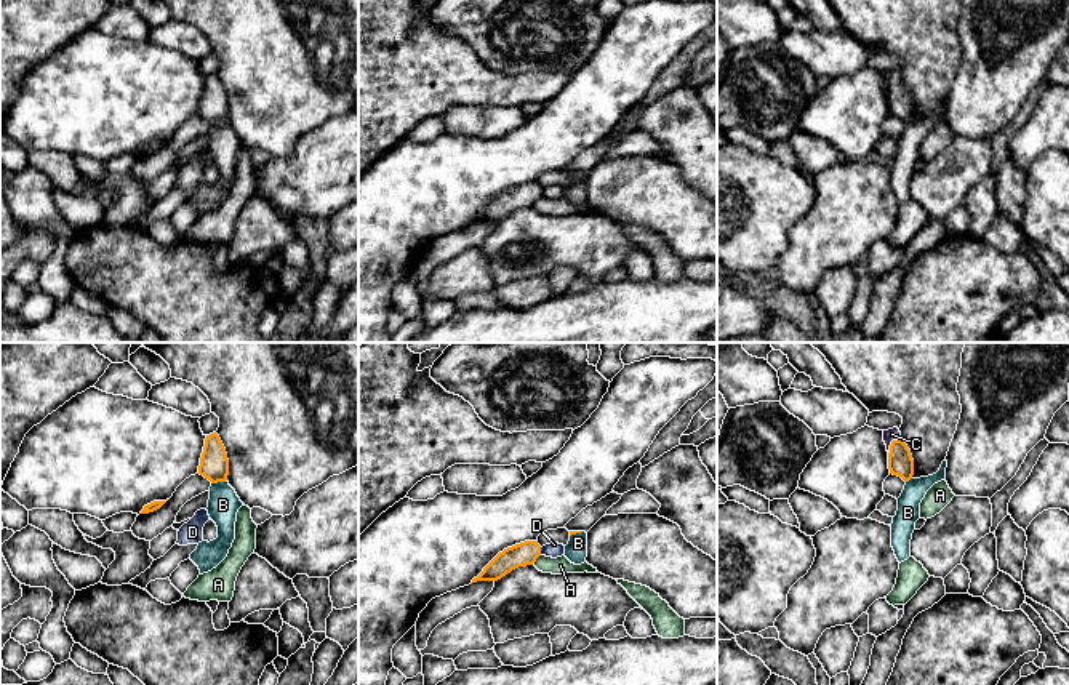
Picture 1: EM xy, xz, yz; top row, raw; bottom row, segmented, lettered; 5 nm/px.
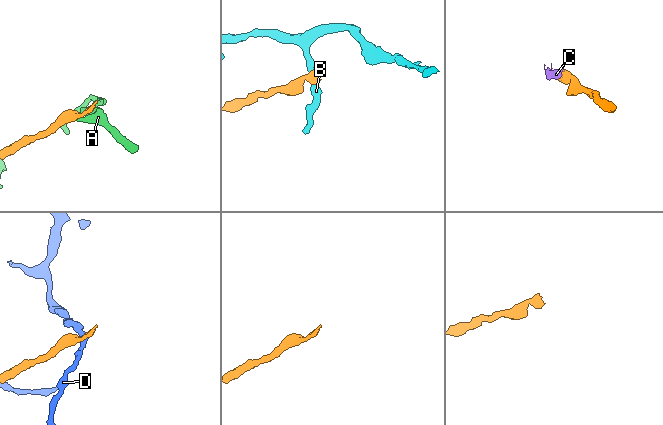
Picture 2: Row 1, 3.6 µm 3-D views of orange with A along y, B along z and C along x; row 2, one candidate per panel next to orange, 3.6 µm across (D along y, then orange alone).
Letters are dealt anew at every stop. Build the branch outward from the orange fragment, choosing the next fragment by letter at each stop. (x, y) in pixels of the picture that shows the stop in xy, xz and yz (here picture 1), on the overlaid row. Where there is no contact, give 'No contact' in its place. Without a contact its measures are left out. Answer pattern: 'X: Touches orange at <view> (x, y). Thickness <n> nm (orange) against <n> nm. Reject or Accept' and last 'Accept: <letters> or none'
A: Touches orange at xz (536, 557). Thickness 120 nm (orange) against 90 nm. Reject
B: Touches orange at xy (218, 480). Thickness 140 nm (orange) against 160 nm. Reject
C: Touches orange at yz (892, 444). Thickness 130 nm (orange) against 60 nm. Accept
D: Touches orange at xz (540, 551). Thickness 120 nm (orange) against 70 nm. Reject
Accept: C

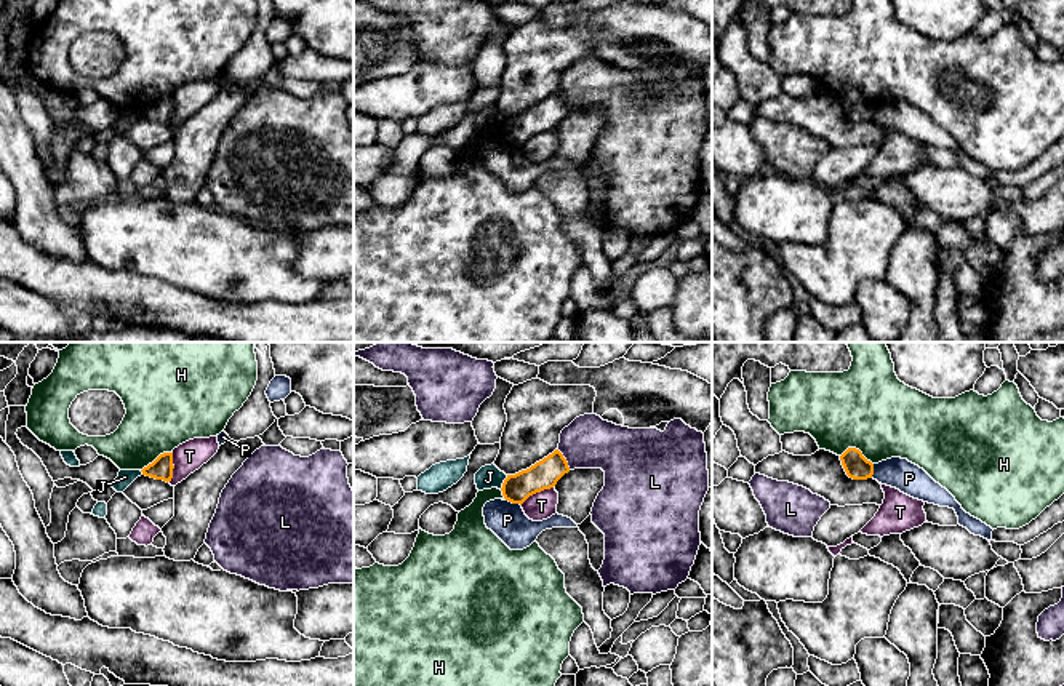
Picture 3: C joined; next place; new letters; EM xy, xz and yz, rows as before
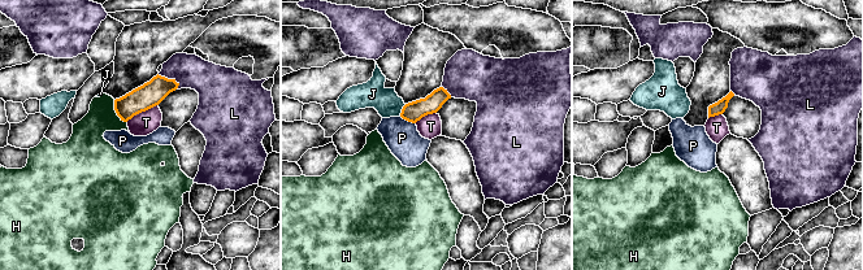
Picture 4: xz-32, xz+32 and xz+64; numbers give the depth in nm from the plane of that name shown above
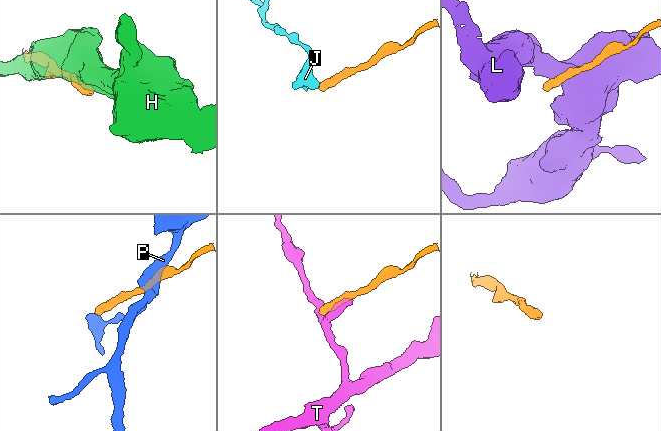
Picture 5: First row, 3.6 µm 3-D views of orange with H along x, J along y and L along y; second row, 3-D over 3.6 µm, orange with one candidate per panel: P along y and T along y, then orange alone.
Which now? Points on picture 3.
H: Touches orange at yz (855, 448). Thickness 120 nm (orange) against 420 nm. Reject
J: Touches orange at xz (504, 482). Thickness 150 nm (orange) against 120 nm. Reject
L: Touches orange at xz (565, 459). Thickness 140 nm (orange) against 260 nm. Reject
P: Touches orange at xz (514, 502). Thickness 150 nm (orange) against 180 nm. Reject
T: Touches orange at xy (173, 467). Thickness 110 nm (orange) against 150 nm. Reject
Accept: none

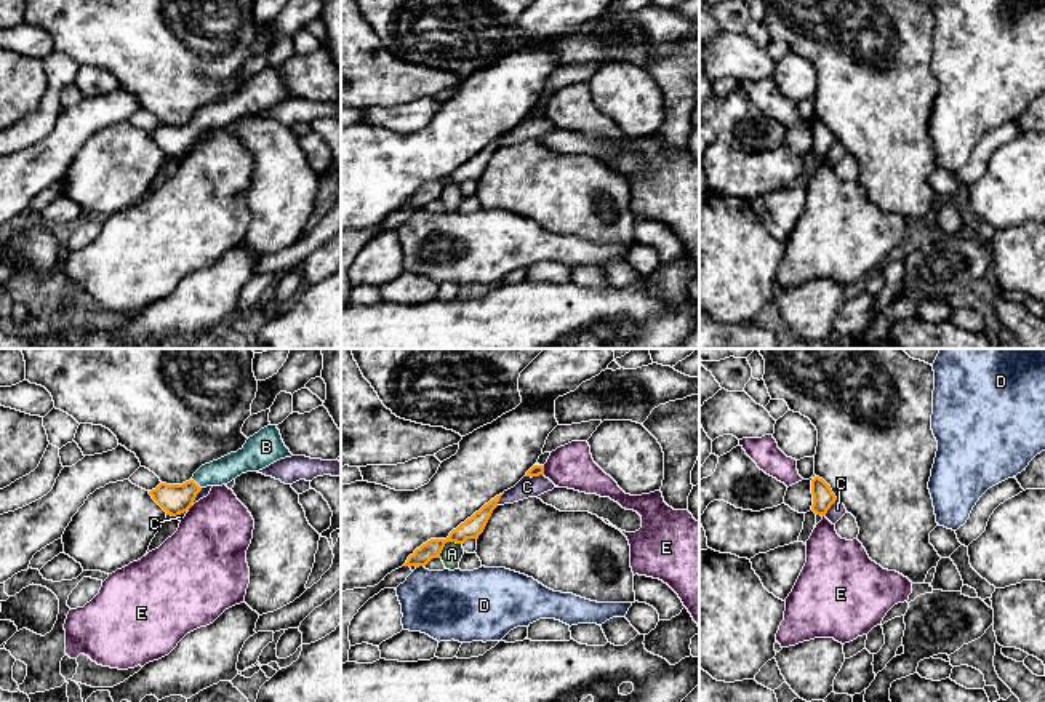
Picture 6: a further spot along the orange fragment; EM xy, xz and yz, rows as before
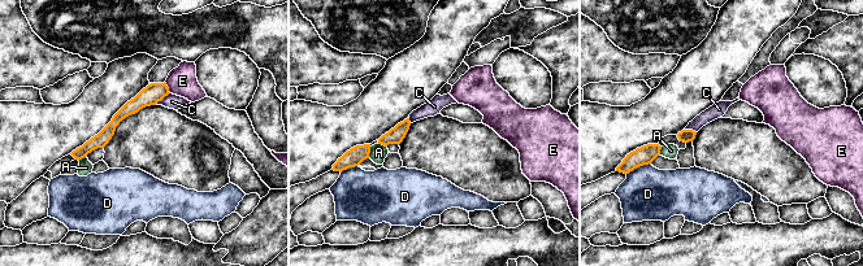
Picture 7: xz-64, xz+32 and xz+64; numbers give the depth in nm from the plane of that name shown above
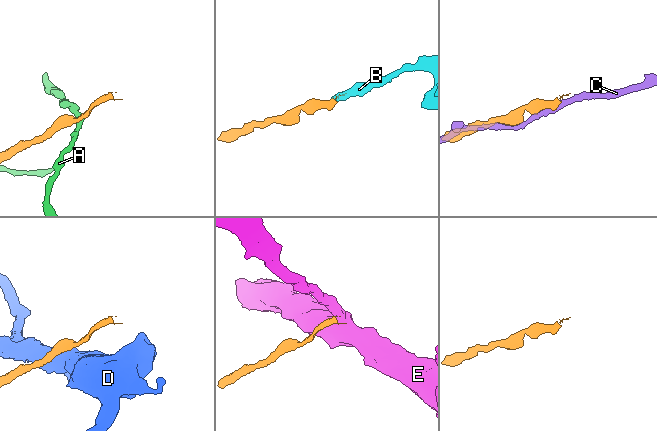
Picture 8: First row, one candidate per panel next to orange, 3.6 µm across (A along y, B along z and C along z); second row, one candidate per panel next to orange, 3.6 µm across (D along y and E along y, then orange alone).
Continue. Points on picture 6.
A: Touches orange at xz (447, 541). Thickness 100 nm (orange) against 110 nm. Reject
B: Touches orange at xy (196, 483). Thickness 160 nm (orange) against 130 nm. Accept
C: Touches orange at xz (533, 475). Thickness 60 nm (orange) against 100 nm. Reject
D: Touches orange at xz (420, 565). Thickness 90 nm (orange) against 360 nm. Reject
E: Touches orange at xz (543, 470). Thickness 60 nm (orange) against 220 nm. Reject
Accept: B

